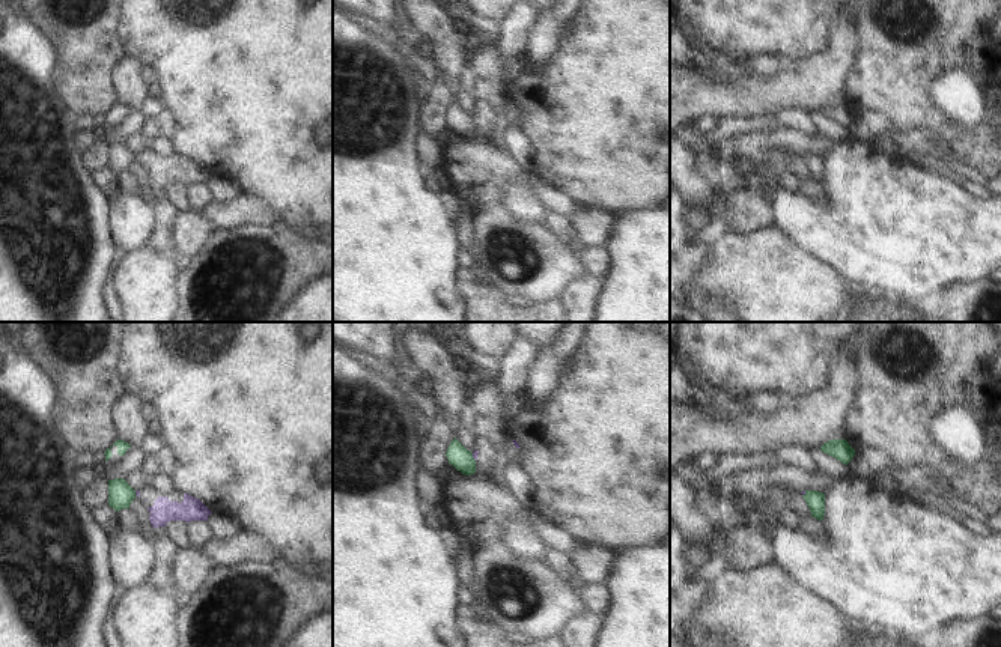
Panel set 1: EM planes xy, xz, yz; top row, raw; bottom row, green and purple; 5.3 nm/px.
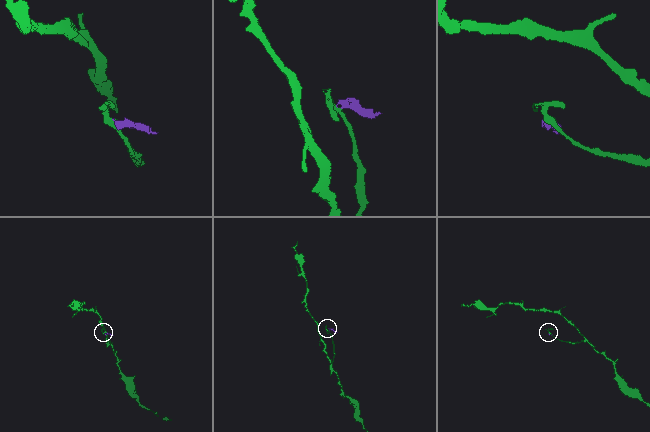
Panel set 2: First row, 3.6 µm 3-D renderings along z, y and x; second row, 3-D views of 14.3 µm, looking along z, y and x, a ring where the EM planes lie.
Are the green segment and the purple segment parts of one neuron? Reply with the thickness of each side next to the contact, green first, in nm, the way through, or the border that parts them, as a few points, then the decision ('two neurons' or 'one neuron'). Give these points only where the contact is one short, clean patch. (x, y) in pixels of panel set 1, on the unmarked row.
calibres 120 and 30 nm; border xz (471, 116), (474, 124); two neurons

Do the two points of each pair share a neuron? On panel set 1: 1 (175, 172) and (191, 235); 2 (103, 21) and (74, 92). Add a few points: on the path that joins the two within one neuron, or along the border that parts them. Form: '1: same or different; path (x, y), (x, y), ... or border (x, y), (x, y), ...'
1: different; border (176, 211), (173, 239), (178, 247)
2: same; path (88, 39), (85, 74)

